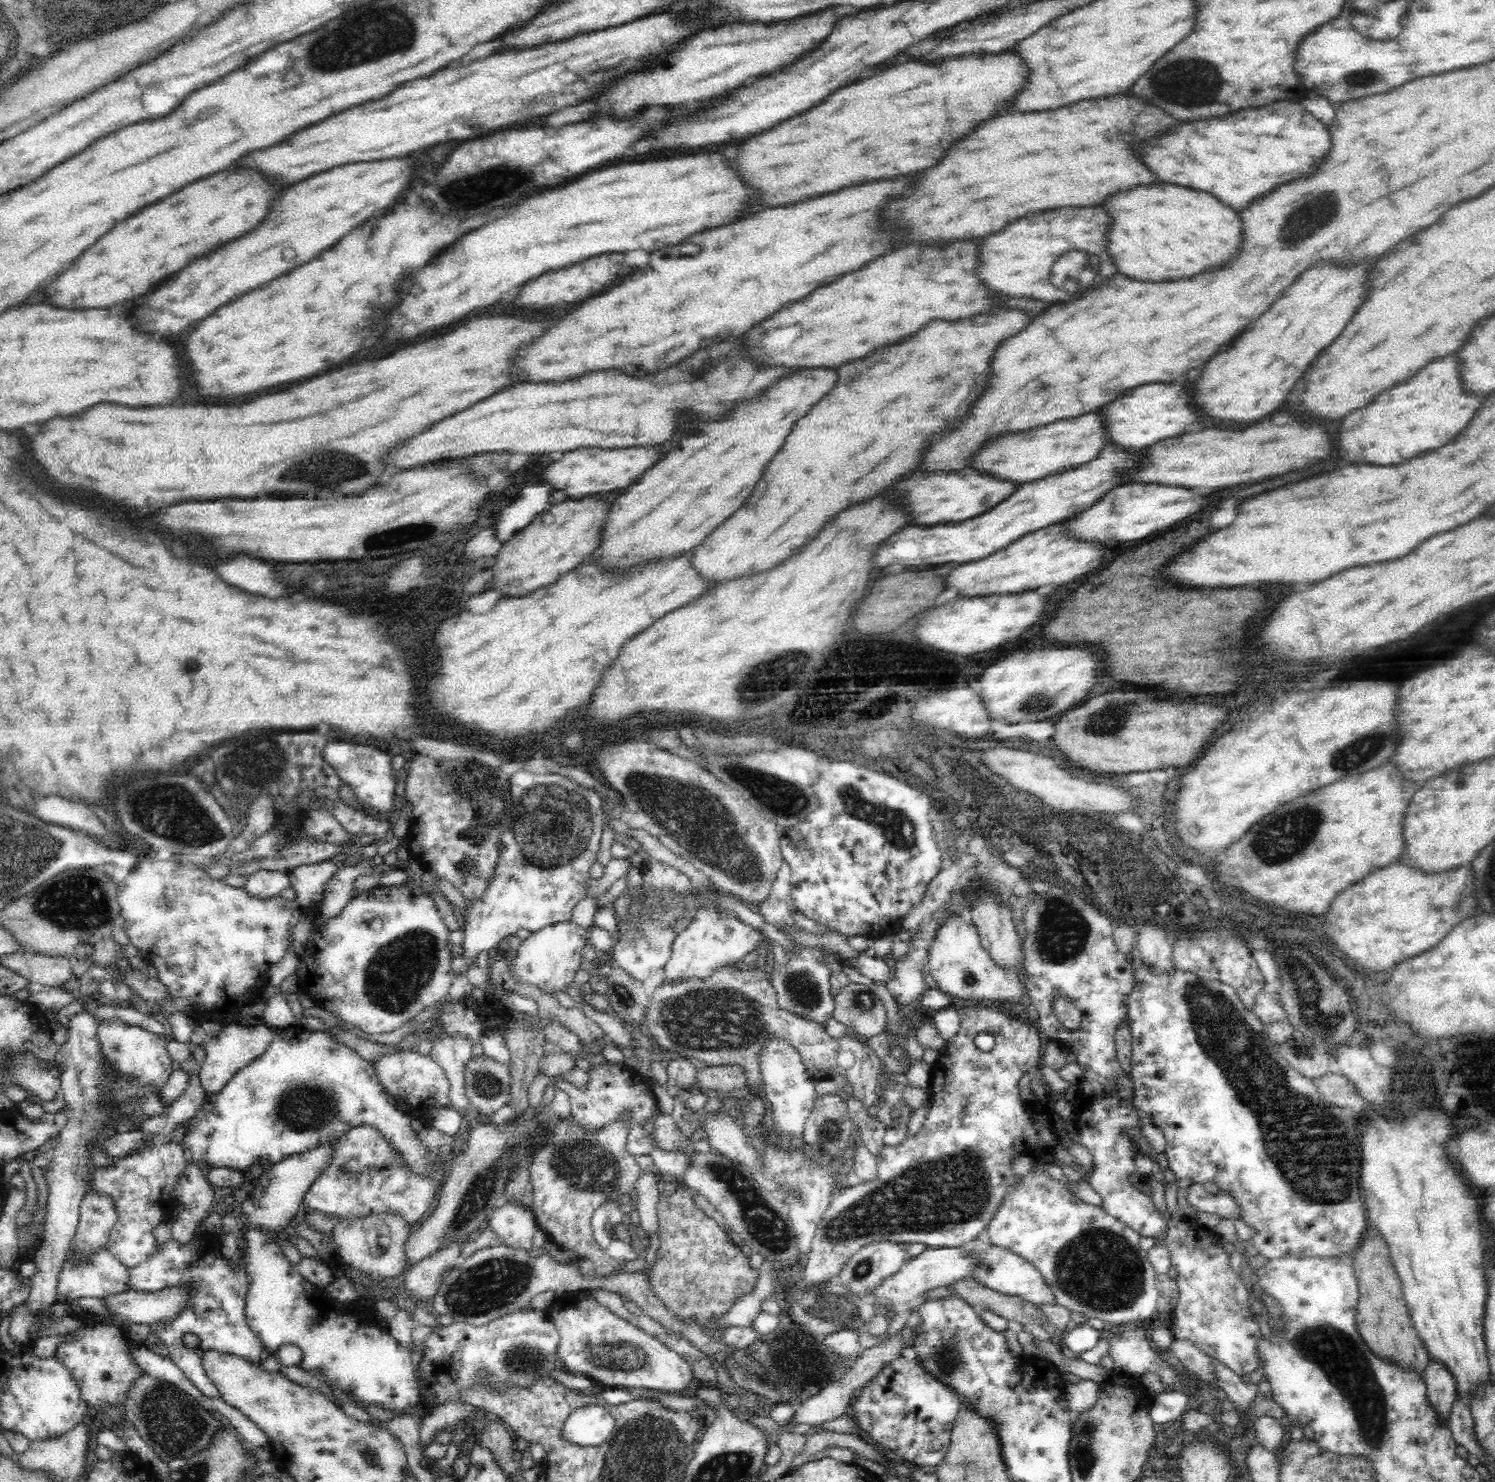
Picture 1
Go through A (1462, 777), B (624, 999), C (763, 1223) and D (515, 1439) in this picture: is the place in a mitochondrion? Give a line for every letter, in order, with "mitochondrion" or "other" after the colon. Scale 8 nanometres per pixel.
A: mitochondrion
B: mitochondrion
C: mitochondrion
D: other

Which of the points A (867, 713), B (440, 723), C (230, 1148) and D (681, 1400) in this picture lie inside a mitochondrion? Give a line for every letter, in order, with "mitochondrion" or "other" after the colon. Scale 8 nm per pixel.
A: other
B: other
C: other
D: other

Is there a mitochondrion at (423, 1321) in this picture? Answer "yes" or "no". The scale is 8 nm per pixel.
no

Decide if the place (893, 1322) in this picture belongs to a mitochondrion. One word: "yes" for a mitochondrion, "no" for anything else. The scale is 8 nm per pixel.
no

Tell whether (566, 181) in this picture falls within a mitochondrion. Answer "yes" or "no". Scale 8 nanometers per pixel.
no

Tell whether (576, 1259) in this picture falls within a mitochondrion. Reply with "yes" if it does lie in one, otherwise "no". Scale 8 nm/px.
no

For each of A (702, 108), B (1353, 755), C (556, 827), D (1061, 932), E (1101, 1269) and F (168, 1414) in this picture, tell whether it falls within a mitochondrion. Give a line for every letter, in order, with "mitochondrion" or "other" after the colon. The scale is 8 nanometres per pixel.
A: other
B: mitochondrion
C: mitochondrion
D: mitochondrion
E: mitochondrion
F: mitochondrion

